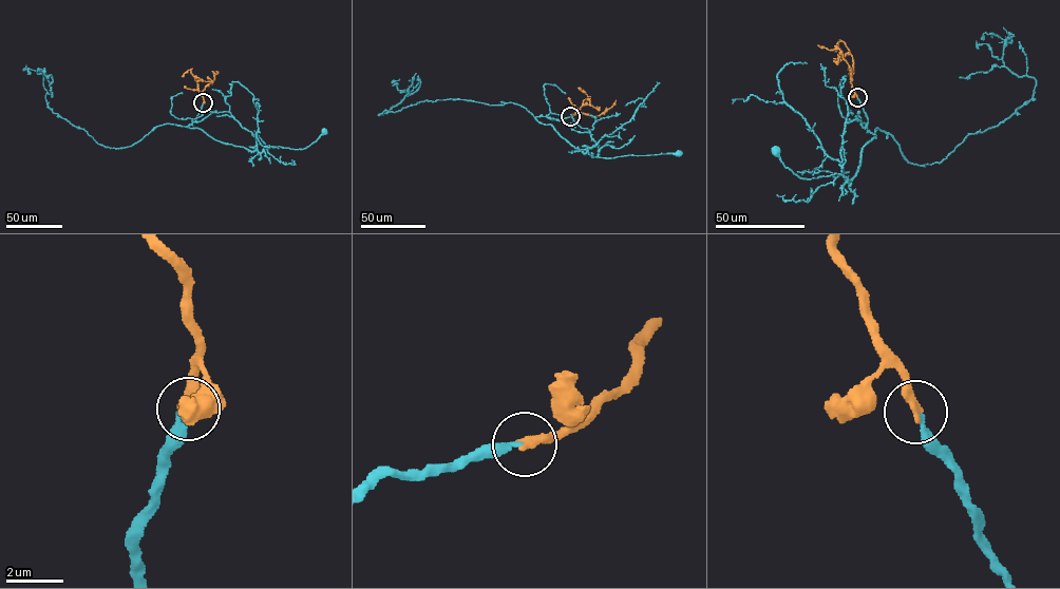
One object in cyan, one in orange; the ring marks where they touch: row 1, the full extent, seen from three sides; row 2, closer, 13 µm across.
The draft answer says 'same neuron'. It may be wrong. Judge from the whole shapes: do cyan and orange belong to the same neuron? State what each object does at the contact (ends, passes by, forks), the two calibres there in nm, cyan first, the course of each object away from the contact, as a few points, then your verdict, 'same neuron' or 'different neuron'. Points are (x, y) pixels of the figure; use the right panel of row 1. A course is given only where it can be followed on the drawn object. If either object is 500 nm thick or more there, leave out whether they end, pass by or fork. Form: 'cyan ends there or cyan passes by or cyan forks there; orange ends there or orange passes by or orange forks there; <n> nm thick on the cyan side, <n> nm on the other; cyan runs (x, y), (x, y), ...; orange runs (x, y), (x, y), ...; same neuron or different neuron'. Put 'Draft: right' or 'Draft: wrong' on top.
Draft: right
cyan ends there; orange ends there; 220 nm thick on the cyan side, 360 nm on the other; cyan runs (857, 97), (875, 137), (847, 183), (837, 174), (800, 178), (775, 150); orange runs (857, 97), (851, 83), (852, 55), (845, 54), (837, 62), (838, 56); same neuron

